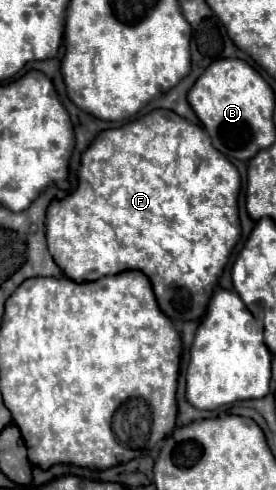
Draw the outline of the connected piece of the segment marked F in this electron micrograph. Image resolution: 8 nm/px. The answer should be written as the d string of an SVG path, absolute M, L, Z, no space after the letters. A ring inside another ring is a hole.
M153 110L121 128L101 132L83 152L77 176L79 186L63 200L51 202L47 210L47 244L63 274L69 280L93 282L125 270L139 270L153 284L157 304L165 316L183 322L203 318L241 234L237 212L239 172L213 148L205 130L171 110Z

